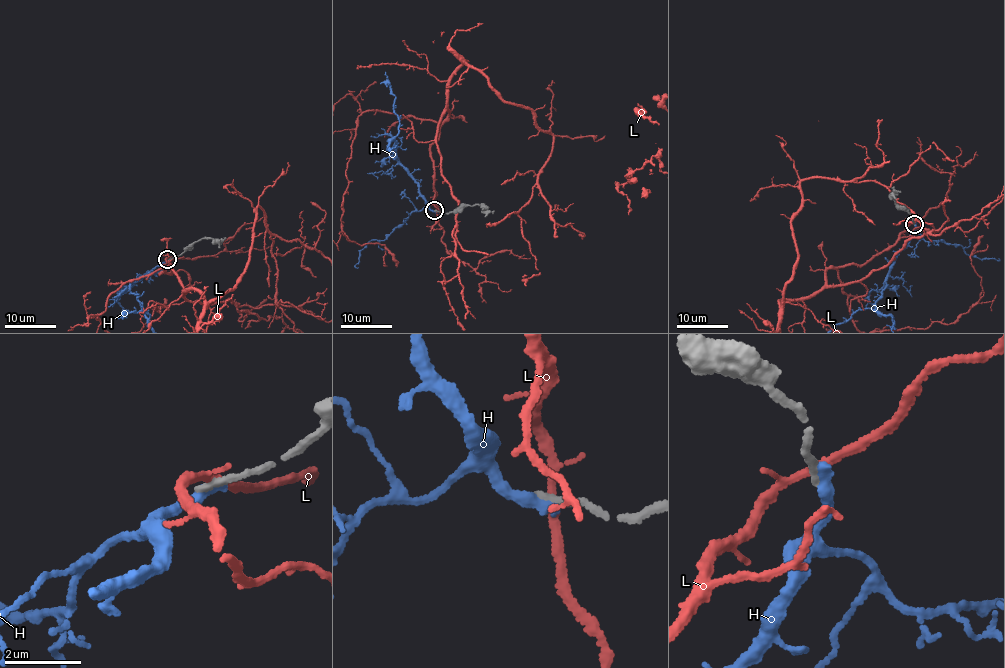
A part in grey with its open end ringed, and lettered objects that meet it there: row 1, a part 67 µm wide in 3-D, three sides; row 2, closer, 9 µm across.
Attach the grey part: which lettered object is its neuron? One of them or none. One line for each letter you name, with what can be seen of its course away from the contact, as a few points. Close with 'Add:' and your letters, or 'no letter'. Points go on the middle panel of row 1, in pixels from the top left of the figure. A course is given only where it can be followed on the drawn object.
Add: no letter

